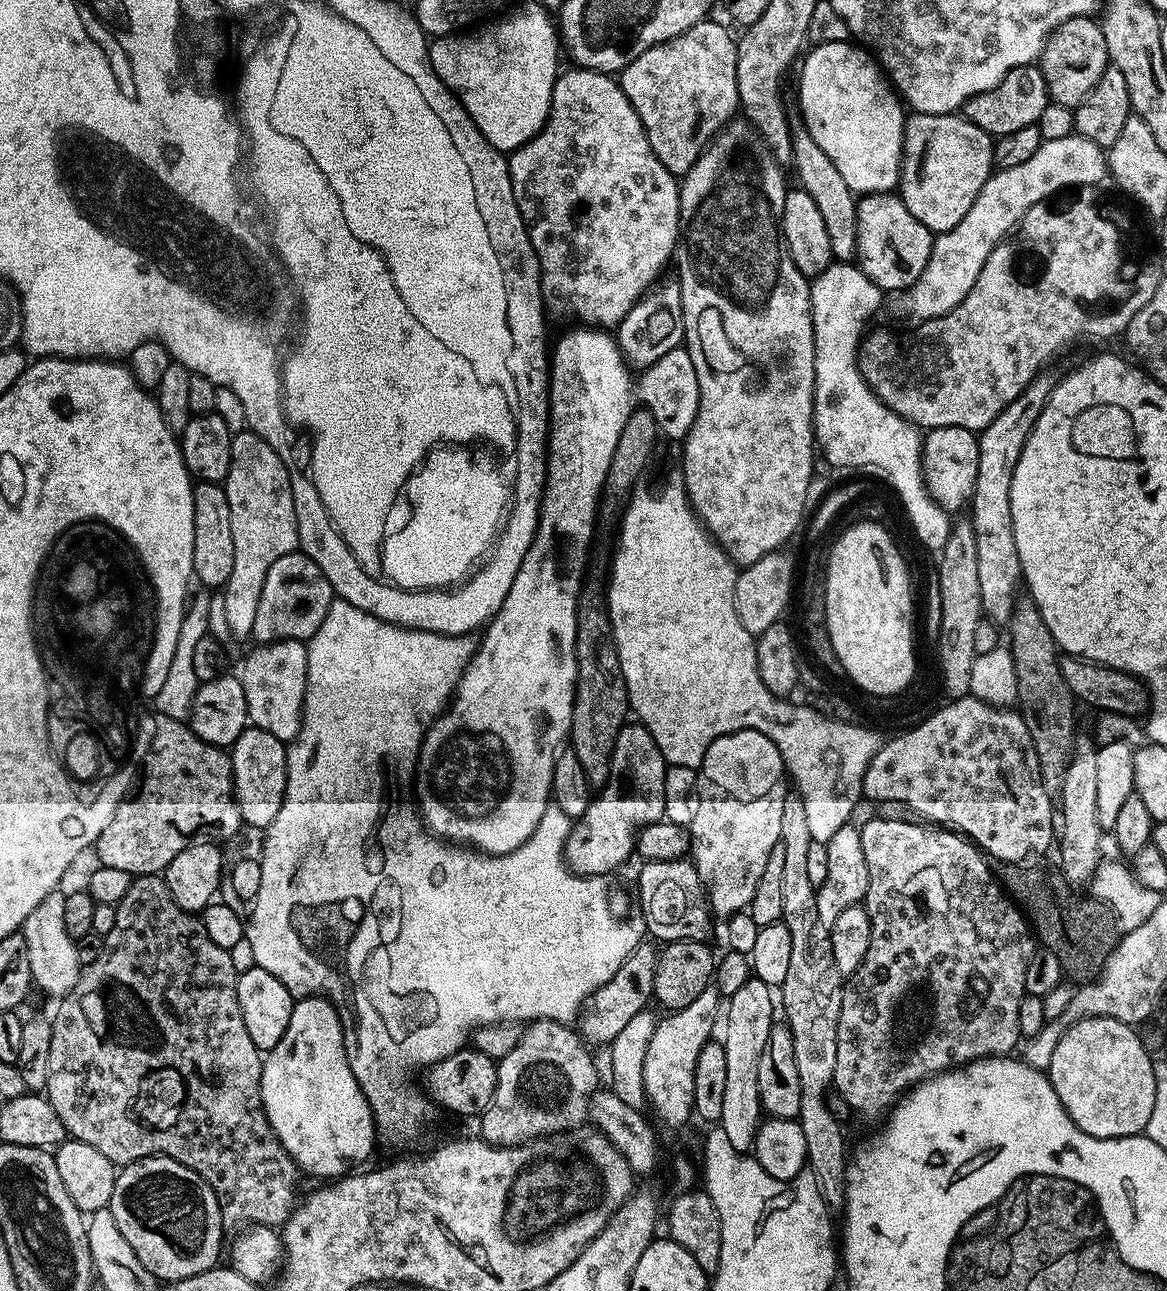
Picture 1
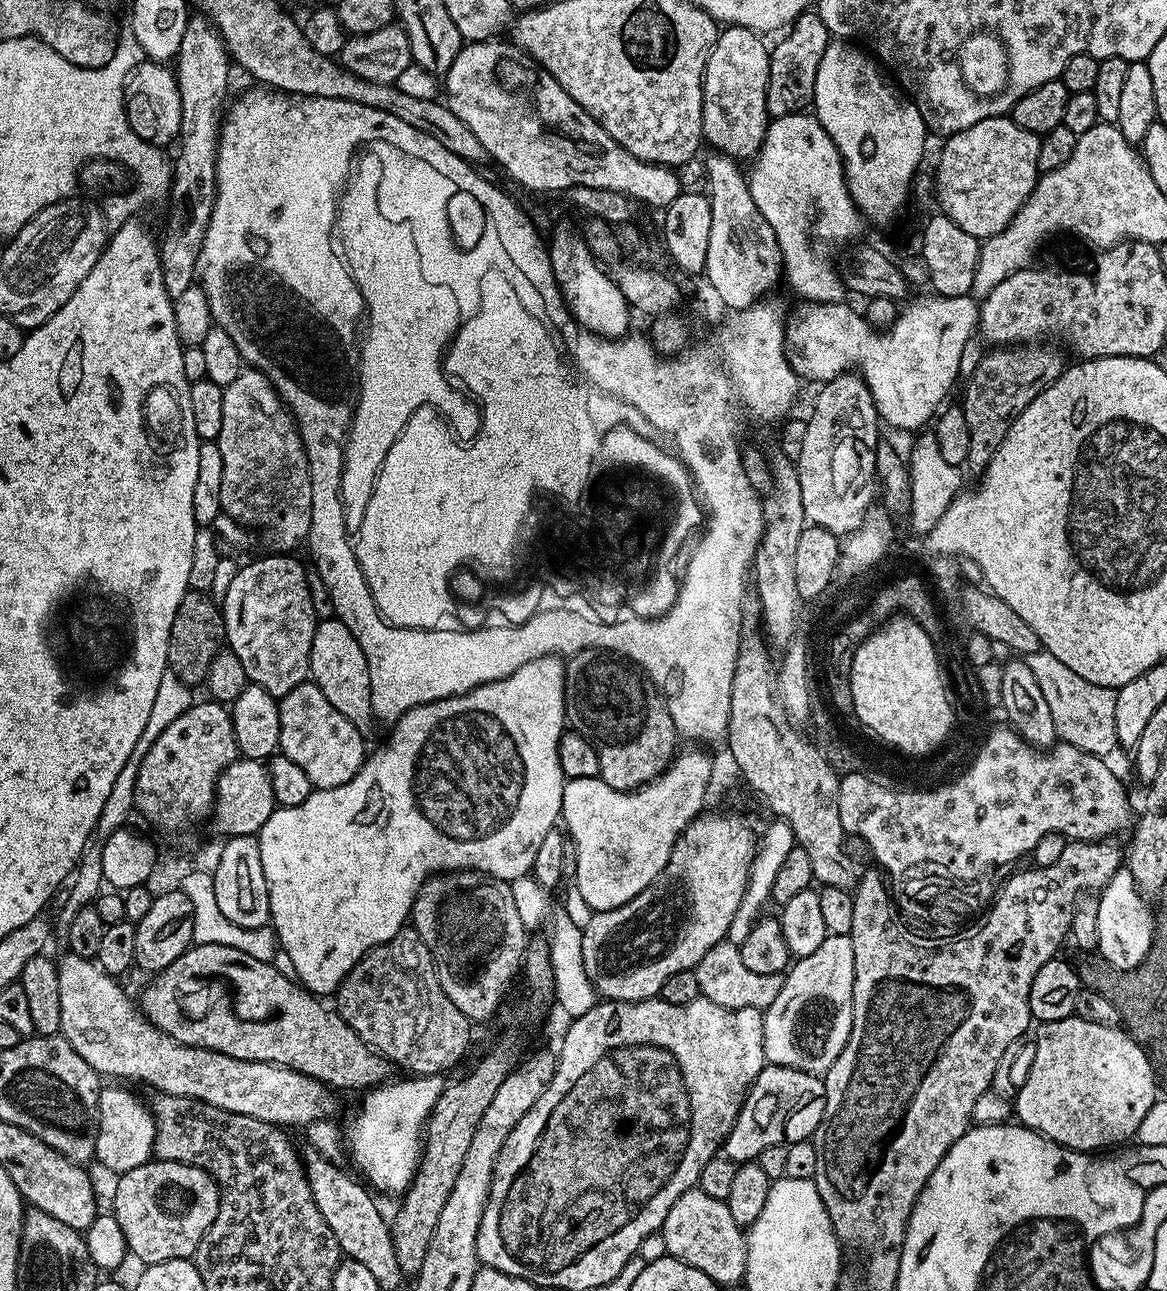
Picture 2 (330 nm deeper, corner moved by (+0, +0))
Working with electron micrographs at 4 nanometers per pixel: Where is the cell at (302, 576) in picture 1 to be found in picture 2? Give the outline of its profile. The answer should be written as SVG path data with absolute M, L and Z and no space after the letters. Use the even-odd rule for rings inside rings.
M264 554L261 560L252 560L248 565L237 567L234 574L234 582L230 582L230 590L226 590L226 598L222 601L222 611L224 614L224 634L226 637L227 647L231 648L234 654L238 654L238 659L241 660L242 666L246 669L249 681L258 686L262 686L277 698L290 694L290 690L294 690L294 686L305 683L309 679L308 663L310 662L311 642L314 639L314 632L318 623L318 617L314 606L310 602L310 590L308 589L308 572L303 568L298 561L295 560L295 555L292 554Z

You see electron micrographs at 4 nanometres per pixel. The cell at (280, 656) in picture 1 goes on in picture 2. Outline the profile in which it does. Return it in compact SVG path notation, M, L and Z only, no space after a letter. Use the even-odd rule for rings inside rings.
M313 682L294 686L290 694L279 697L280 746L279 751L290 762L296 763L310 778L313 789L342 786L358 774L366 759L366 741L359 736L354 723L334 710L329 699Z

